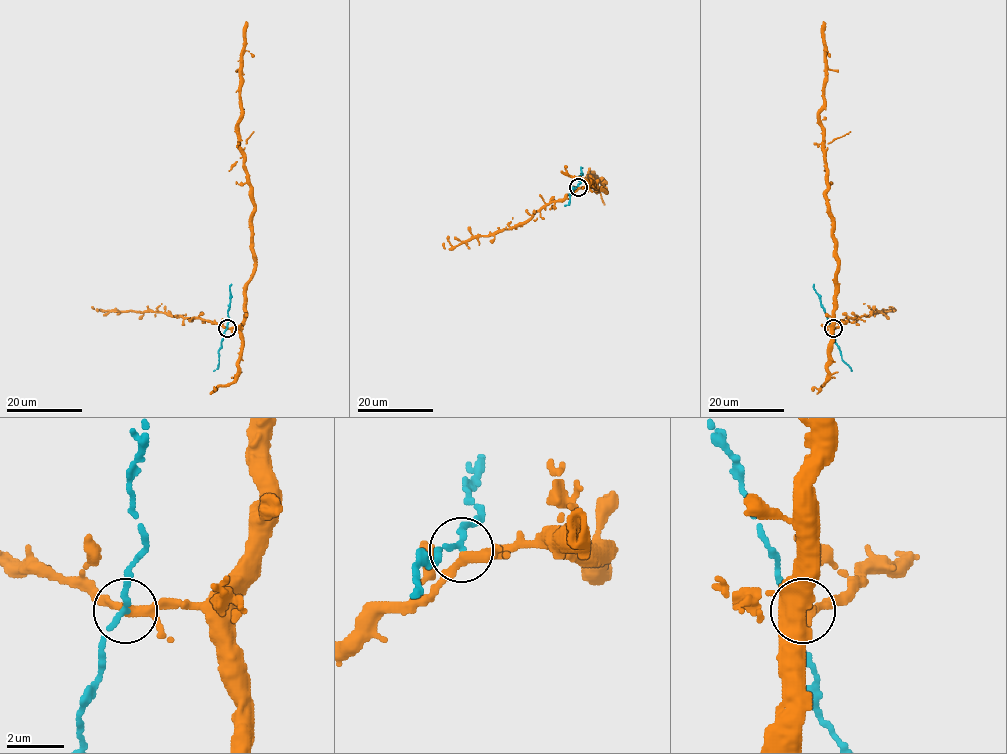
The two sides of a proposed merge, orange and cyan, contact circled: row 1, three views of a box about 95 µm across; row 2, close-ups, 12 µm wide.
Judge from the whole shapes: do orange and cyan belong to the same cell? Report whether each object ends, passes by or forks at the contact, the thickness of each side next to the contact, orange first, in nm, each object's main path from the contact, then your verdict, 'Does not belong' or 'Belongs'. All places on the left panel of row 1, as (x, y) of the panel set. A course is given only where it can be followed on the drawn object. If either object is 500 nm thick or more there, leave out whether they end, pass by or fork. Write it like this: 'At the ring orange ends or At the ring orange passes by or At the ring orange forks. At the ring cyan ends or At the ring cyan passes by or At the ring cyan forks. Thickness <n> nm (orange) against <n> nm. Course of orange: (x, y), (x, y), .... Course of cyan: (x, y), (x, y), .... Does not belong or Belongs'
At the ring orange forks. At the ring cyan passes by. Thickness 280 nm (orange) against 190 nm. Course of orange: (227, 329), (243, 320), (245, 283), (254, 265), (254, 199), (238, 127), (246, 22). Course of cyan: (227, 329), (218, 351), (218, 367), (213, 371). Does not belong

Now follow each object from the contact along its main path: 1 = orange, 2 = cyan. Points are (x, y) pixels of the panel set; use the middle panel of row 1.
1: (578, 187), (605, 191), (602, 186), (605, 182), (589, 174), (592, 172), (591, 179), (597, 177)
2: (578, 186), (572, 188), (569, 203), (564, 205)

